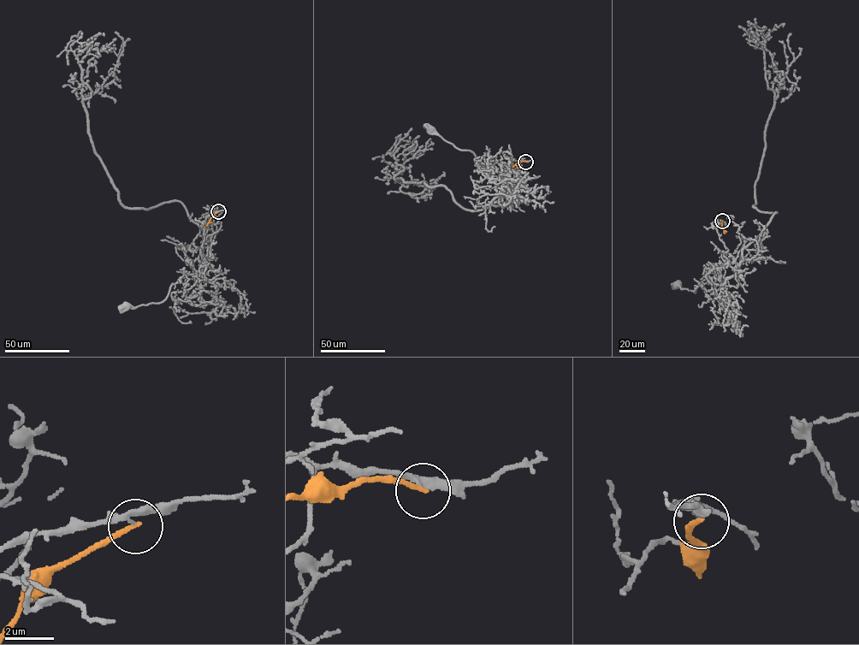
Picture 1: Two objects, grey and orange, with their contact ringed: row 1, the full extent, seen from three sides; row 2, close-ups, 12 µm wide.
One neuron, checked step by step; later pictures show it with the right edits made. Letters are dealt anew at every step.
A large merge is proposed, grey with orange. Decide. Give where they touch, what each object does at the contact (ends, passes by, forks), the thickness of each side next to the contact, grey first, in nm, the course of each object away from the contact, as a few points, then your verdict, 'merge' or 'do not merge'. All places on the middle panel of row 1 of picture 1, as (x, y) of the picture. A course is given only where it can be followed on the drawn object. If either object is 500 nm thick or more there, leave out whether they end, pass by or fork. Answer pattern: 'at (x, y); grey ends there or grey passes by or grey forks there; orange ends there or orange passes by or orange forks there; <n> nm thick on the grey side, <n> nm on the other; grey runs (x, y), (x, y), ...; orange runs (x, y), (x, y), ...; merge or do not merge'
at (525, 162); grey passes by; orange ends there; 140 nm thick on the grey side, 190 nm on the other; grey runs (525, 161), (511, 157), (506, 174), (508, 187), (498, 172), (479, 161), (474, 153), (456, 148), (432, 131); orange runs (525, 161), (518, 162), (512, 167); do not merge

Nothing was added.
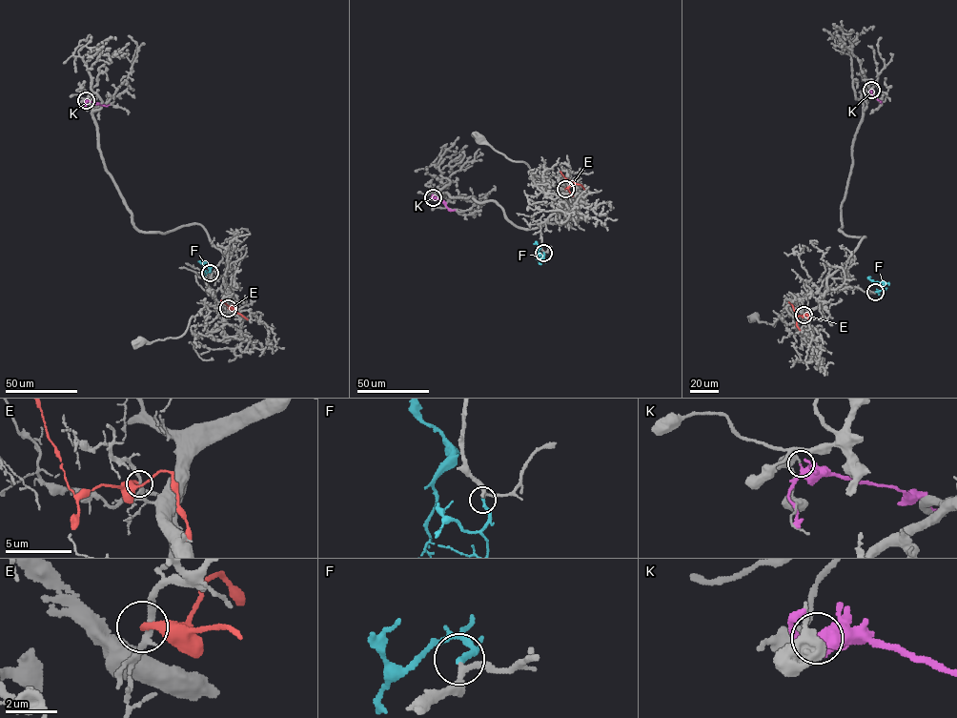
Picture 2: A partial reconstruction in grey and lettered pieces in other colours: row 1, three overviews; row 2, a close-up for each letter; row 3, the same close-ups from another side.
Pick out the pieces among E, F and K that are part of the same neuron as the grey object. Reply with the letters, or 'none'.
F

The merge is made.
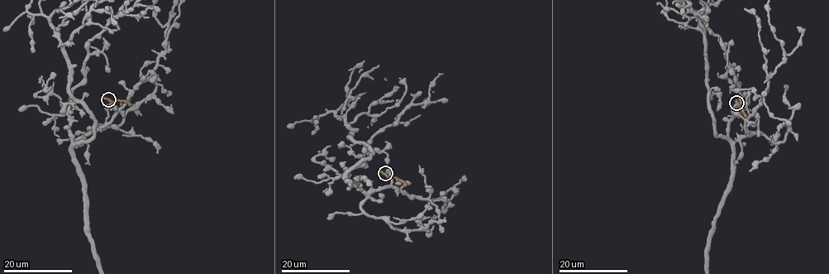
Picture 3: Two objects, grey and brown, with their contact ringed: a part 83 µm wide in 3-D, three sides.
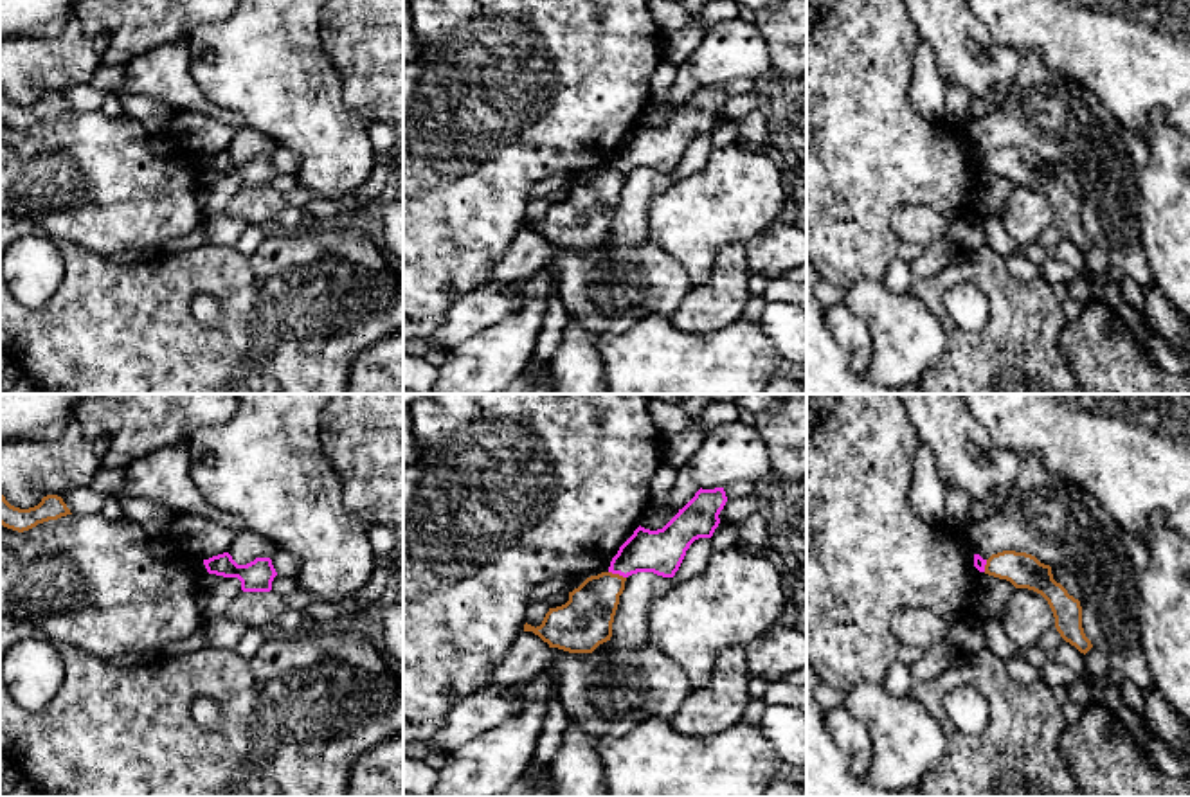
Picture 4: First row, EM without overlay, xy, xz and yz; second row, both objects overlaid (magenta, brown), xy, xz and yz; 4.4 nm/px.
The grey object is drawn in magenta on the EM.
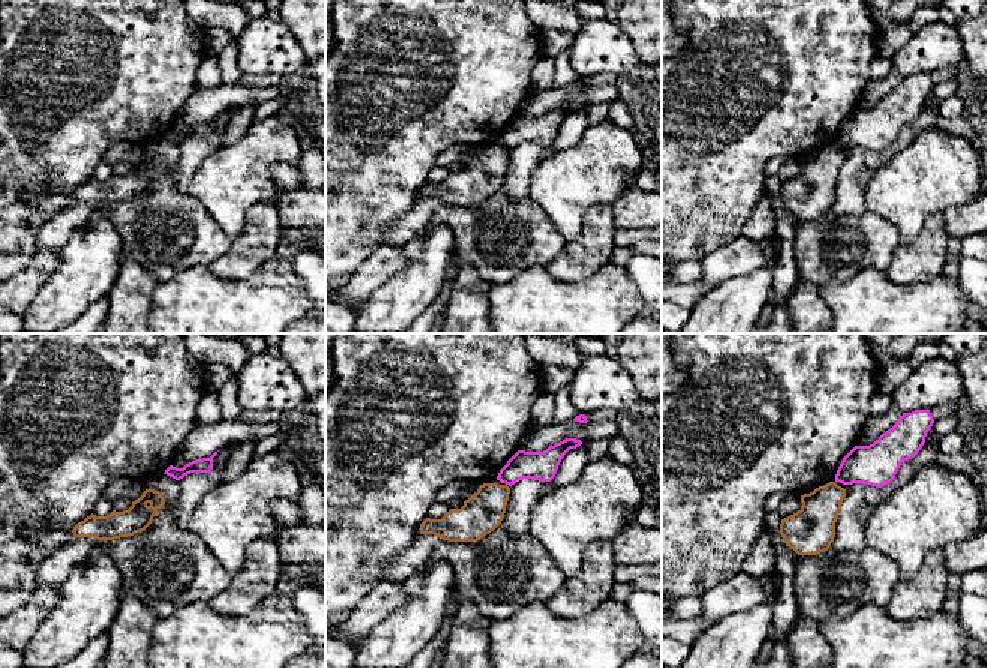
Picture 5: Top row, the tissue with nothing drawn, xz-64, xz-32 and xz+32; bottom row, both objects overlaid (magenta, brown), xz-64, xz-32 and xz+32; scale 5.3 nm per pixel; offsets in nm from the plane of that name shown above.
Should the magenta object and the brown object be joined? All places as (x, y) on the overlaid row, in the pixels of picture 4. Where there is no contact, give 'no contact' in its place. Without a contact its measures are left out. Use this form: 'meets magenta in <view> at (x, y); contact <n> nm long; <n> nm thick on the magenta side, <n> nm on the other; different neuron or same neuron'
meets magenta in xz at (618, 573); contact 90 nm long; 200 nm thick on the magenta side, 220 nm on the other; different neuron

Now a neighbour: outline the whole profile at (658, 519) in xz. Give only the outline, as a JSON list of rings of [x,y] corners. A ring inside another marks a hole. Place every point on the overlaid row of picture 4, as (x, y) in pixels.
[[[663,507],[659,511],[654,511],[650,516],[645,516],[641,527],[650,531],[663,529],[677,513],[679,509]]]

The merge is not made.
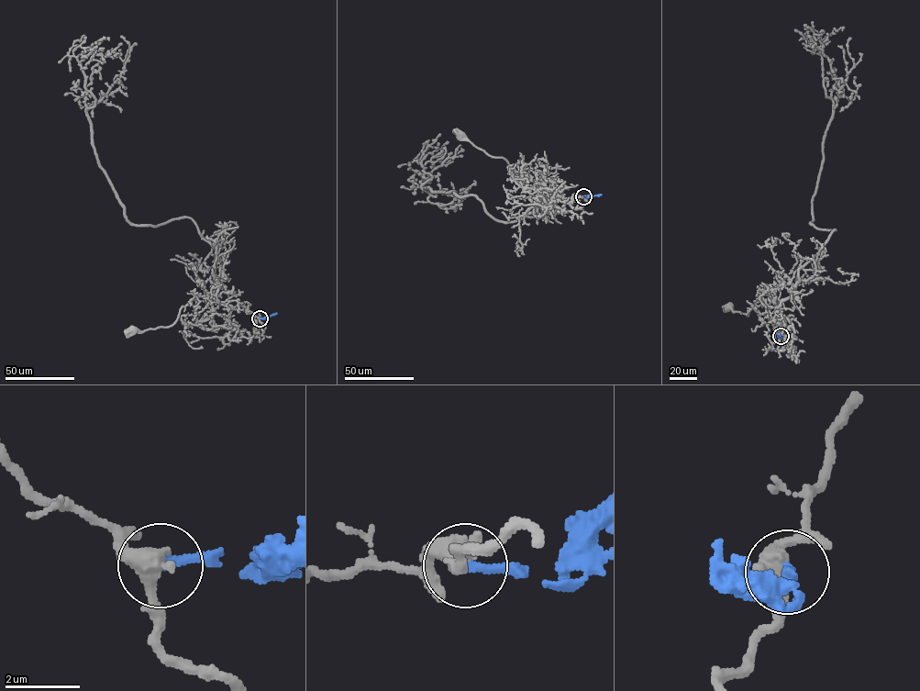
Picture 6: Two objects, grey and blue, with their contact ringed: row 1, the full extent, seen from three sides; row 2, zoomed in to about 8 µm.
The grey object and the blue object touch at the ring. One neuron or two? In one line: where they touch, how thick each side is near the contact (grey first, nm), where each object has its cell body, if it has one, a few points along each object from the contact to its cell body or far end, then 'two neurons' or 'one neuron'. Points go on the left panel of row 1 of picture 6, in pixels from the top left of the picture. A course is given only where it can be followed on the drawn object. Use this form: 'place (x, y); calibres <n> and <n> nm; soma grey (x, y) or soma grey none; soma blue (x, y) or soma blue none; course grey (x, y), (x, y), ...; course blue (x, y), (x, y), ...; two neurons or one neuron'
place (260, 318); calibres 440 and 240 nm; soma grey (133, 330); soma blue none; course grey (260, 318), (240, 305), (233, 307), (208, 294), (198, 296), (182, 306), (171, 325), (134, 331); course blue (260, 318), (277, 313); two neurons

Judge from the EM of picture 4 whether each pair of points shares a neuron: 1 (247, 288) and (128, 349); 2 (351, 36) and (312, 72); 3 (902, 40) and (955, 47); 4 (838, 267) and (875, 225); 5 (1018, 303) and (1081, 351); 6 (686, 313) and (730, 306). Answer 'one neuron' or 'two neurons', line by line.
1: one neuron
2: two neurons
3: two neurons
4: one neuron
5: two neurons
6: one neuron

